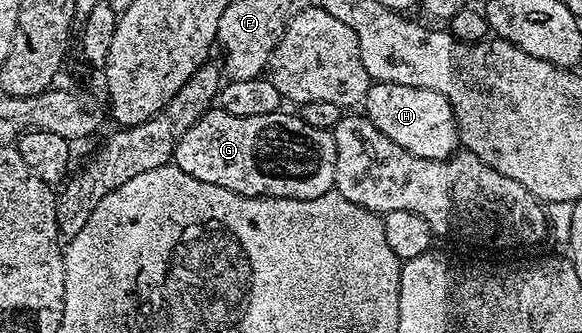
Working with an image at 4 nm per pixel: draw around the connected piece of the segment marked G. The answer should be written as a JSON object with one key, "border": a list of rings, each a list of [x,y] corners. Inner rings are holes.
{"border":[[[211,109],[174,148],[173,166],[196,181],[220,185],[249,199],[311,199],[334,190],[336,141],[330,131],[312,128],[285,110],[264,117],[236,117]]]}

